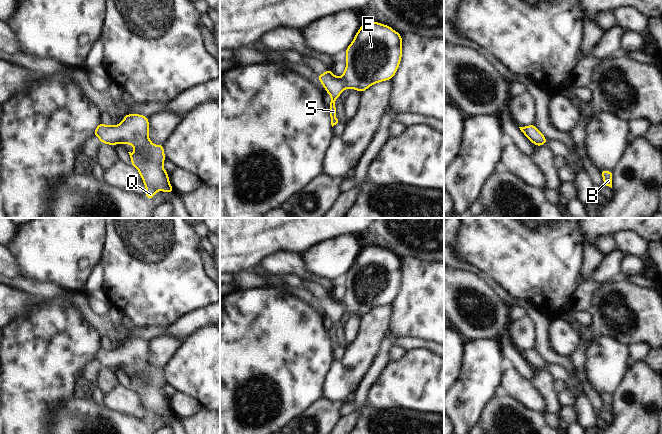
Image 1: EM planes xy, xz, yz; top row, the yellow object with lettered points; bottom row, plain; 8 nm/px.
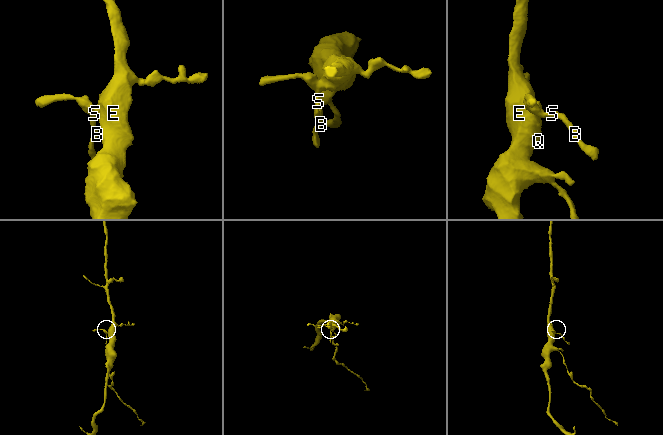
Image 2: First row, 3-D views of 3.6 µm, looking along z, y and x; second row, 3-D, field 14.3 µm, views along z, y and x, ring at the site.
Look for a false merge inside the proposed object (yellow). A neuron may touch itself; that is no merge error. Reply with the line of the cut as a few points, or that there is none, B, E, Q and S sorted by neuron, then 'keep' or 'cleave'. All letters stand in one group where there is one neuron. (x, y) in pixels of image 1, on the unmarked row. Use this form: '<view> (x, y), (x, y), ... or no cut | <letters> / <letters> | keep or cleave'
no cut | B E Q S | keep

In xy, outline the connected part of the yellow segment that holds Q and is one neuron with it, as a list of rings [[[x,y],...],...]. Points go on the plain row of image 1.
[[[126,338],[123,344],[118,349],[104,349],[102,346],[98,348],[94,354],[94,360],[98,361],[101,367],[107,369],[127,367],[135,372],[133,377],[128,376],[131,382],[131,390],[135,391],[146,411],[145,421],[148,424],[152,424],[157,415],[163,415],[165,417],[174,417],[172,409],[169,405],[169,398],[166,396],[163,390],[163,386],[166,384],[164,378],[164,368],[154,369],[149,363],[149,342],[142,338]]]

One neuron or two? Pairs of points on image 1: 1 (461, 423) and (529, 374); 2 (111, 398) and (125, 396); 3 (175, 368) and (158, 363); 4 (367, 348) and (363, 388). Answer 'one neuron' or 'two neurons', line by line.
1: two neurons
2: one neuron
3: two neurons
4: two neurons

